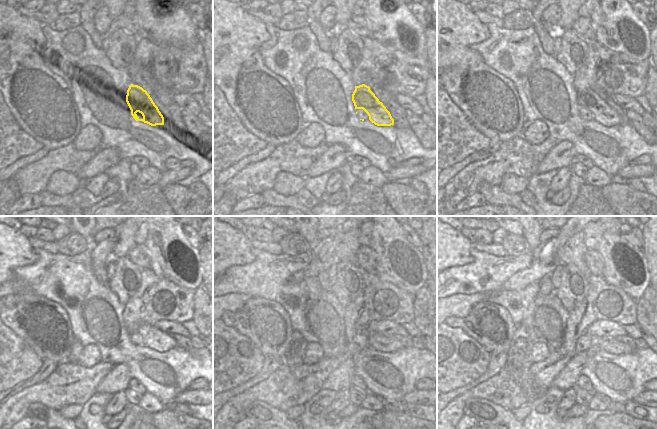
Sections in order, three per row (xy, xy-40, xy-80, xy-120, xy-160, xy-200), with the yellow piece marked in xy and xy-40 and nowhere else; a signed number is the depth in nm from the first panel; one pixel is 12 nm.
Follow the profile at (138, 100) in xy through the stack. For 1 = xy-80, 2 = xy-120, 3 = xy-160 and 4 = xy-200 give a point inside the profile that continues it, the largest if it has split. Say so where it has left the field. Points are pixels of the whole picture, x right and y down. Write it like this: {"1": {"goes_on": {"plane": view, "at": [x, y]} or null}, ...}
{"1": {"goes_on": {"plane": "xy-80", "at": [603, 113]}}, "2": {"goes_on": {"plane": "xy-120", "at": [154, 338]}}, "3": {"goes_on": {"plane": "xy-160", "at": [379, 342]}}, "4": {"goes_on": {"plane": "xy-200", "at": [609, 344]}}}

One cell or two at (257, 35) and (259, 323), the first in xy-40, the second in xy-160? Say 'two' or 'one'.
one

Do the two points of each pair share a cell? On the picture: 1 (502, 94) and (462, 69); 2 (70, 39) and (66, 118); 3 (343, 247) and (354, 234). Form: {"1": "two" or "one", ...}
{"1": "one", "2": "two", "3": "one"}

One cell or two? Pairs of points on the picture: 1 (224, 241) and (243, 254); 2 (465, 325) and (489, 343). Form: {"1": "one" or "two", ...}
{"1": "one", "2": "one"}

